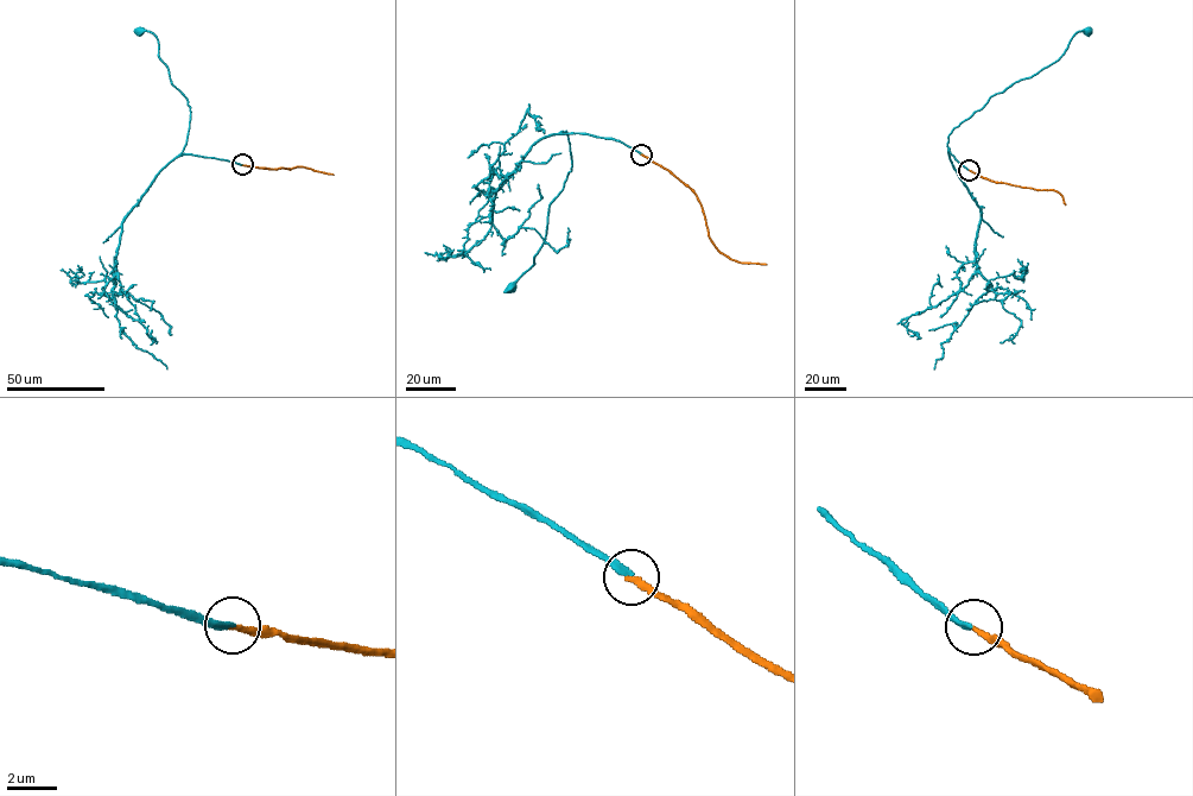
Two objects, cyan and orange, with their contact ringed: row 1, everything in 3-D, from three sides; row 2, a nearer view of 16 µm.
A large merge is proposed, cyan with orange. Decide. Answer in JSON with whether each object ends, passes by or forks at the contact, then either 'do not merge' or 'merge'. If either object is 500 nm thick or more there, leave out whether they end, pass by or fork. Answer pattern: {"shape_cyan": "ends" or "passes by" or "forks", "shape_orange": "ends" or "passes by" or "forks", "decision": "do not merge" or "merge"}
{"shape_cyan": "ends", "shape_orange": "ends", "decision": "merge"}

